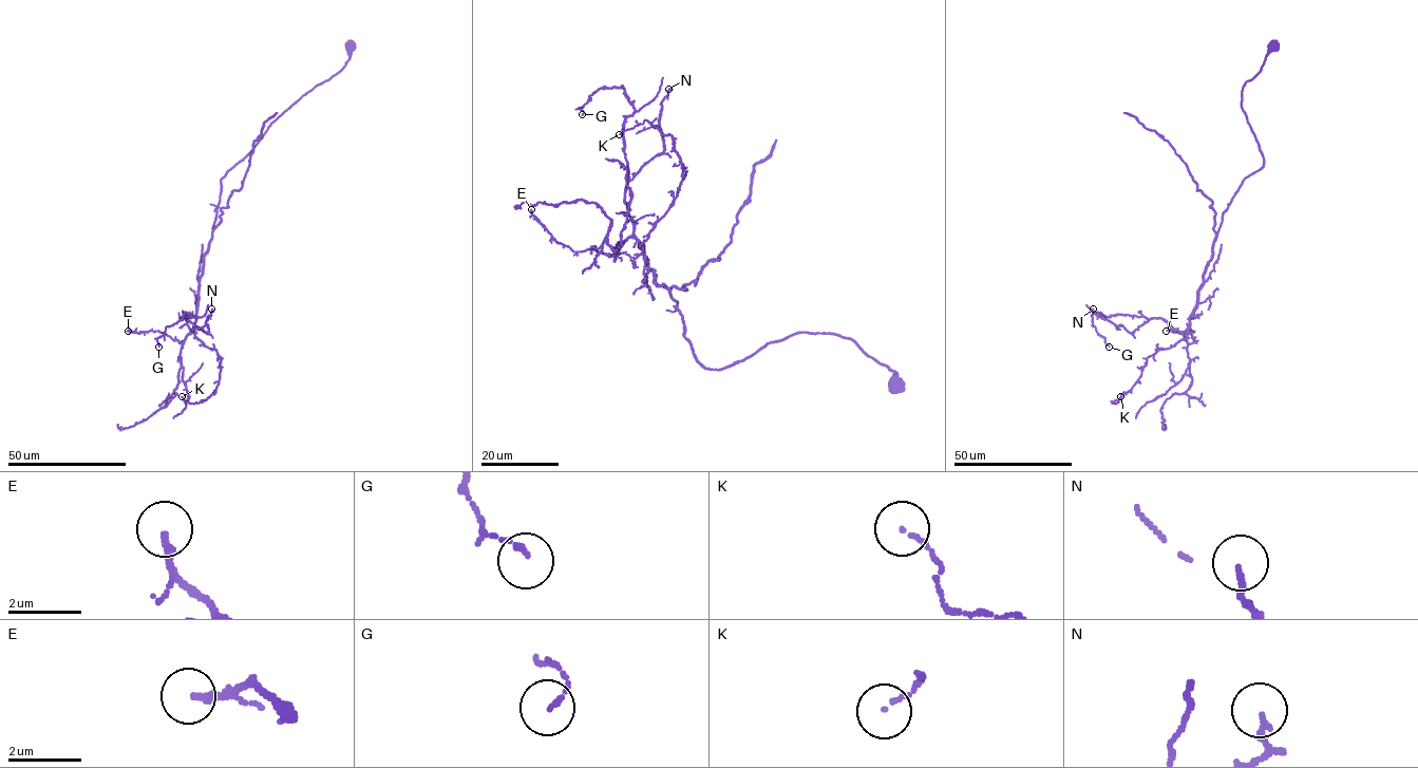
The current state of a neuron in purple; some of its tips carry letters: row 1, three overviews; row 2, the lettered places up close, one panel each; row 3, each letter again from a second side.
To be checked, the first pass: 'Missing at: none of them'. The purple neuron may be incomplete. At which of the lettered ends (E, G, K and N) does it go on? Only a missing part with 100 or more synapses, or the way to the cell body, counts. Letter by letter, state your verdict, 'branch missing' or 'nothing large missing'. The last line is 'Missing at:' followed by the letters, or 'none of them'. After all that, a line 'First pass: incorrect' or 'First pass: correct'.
E: nothing large missing
G: nothing large missing
K: nothing large missing
N: nothing large missing
Missing at: none of them
First pass: correct

